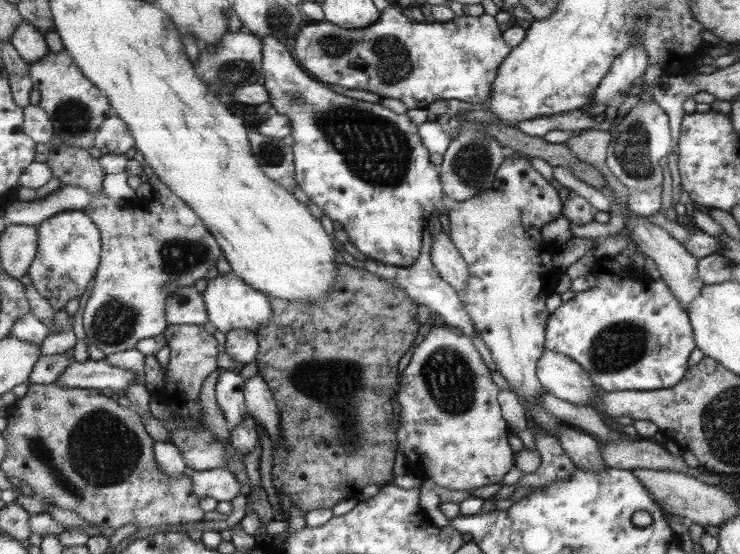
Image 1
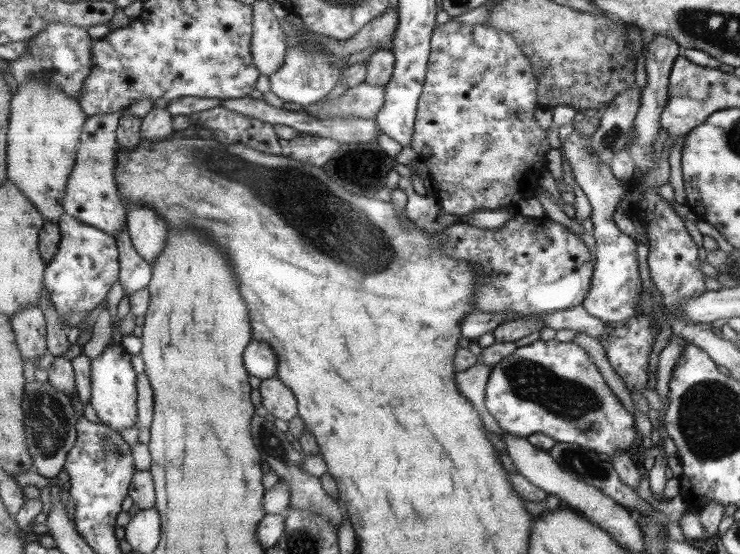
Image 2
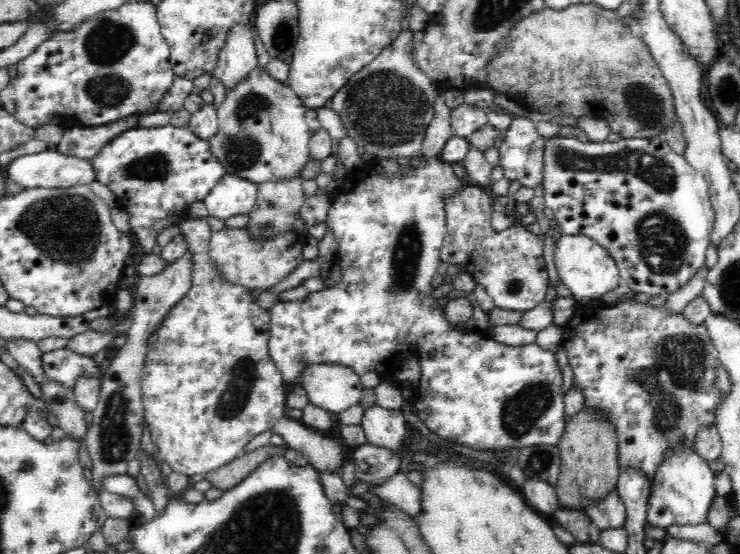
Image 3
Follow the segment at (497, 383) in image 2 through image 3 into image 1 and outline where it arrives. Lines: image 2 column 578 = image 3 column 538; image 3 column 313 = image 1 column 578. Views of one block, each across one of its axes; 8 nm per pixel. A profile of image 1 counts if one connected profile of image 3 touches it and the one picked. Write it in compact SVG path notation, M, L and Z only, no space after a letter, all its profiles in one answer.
M614 258L597 259L594 270L592 272L595 276L596 286L591 290L576 293L574 298L568 302L564 302L555 312L550 316L549 324L546 327L545 350L562 353L566 356L572 357L578 364L581 364L585 372L588 372L593 384L597 385L602 392L620 392L620 391L661 391L662 389L673 388L681 383L689 372L688 358L690 353L696 345L696 337L693 333L692 322L689 320L689 312L683 307L677 296L669 289L661 279L653 280L643 273L632 270L630 266L624 267L617 263Z

